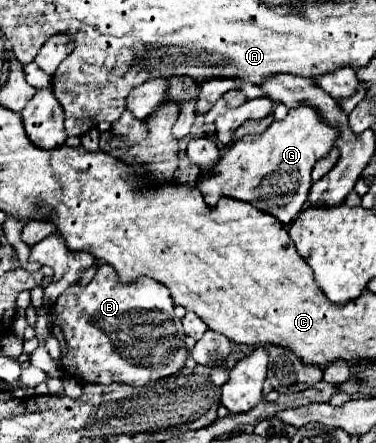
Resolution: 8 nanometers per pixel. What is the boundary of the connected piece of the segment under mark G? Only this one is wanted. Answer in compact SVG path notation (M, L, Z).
M299 104L289 110L285 120L273 120L265 132L247 134L227 148L215 166L215 172L203 176L197 182L197 188L209 206L215 206L221 196L229 196L251 202L255 208L289 224L307 202L315 162L333 148L337 136L339 130L323 122L317 108Z

